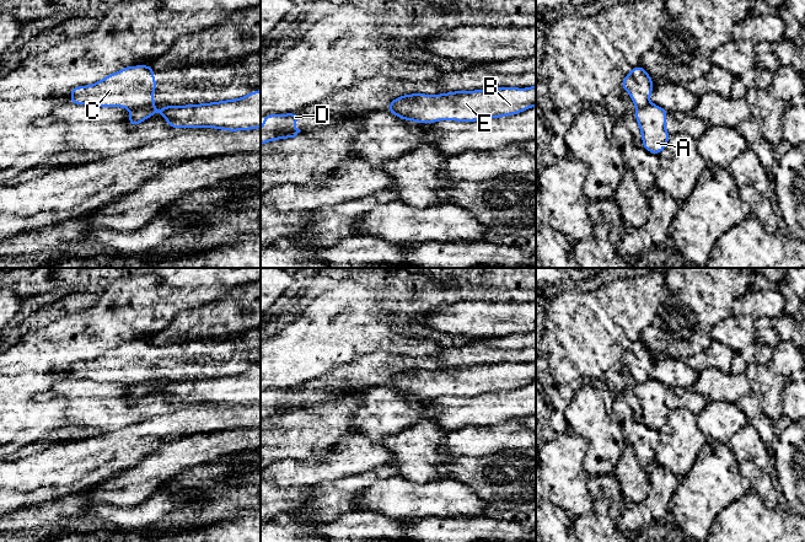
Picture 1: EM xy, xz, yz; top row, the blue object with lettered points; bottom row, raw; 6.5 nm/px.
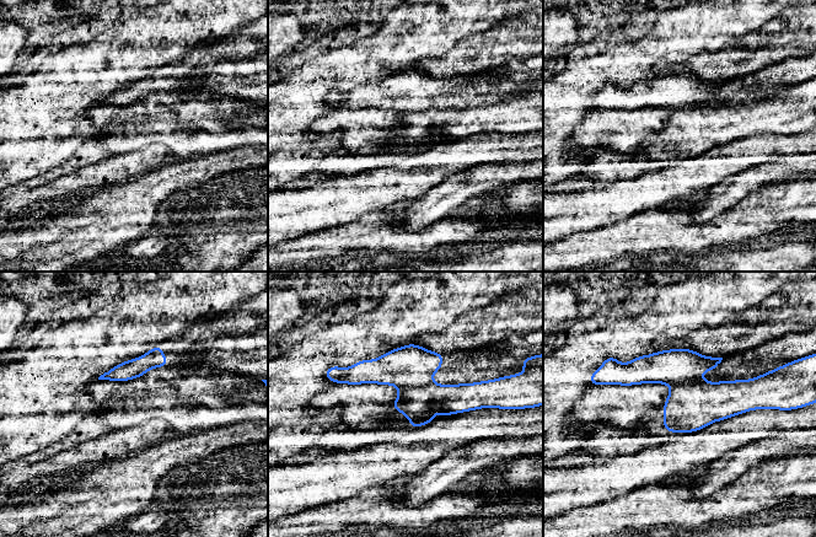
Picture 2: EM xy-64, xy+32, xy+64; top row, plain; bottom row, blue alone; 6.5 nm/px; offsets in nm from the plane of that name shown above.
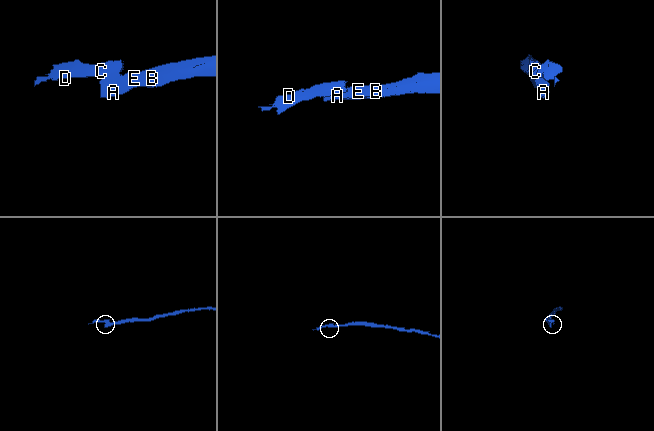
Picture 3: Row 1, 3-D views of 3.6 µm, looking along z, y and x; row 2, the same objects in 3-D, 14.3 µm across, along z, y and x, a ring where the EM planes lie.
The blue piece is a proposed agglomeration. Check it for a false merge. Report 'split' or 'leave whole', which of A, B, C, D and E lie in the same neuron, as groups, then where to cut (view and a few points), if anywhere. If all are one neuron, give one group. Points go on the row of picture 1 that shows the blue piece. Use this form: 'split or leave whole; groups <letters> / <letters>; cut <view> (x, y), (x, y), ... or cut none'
split; groups A B E / C D; cut xy (151, 103), (133, 109)

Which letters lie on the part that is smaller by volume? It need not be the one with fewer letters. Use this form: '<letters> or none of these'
C, D

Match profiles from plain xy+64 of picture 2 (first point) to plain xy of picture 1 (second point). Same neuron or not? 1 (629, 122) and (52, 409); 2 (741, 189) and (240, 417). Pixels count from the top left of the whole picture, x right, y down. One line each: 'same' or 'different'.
1: different
2: different

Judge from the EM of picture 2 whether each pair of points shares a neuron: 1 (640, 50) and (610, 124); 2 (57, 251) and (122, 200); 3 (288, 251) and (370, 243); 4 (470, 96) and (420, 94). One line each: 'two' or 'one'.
1: two
2: one
3: one
4: one

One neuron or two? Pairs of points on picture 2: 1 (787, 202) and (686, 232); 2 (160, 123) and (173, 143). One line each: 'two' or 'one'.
1: one
2: one

